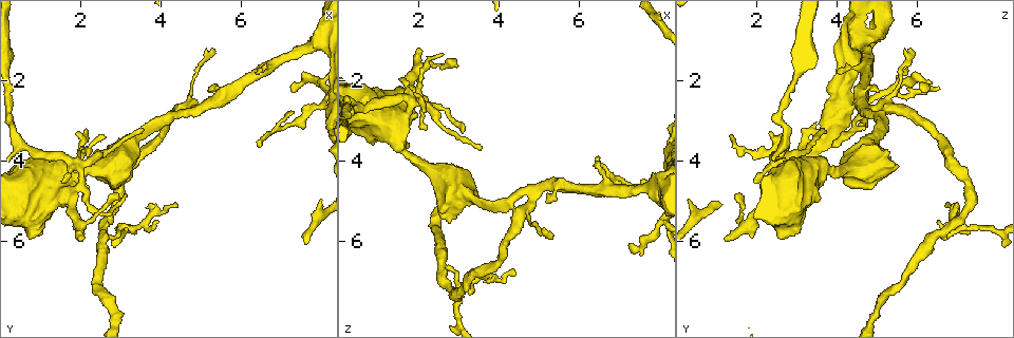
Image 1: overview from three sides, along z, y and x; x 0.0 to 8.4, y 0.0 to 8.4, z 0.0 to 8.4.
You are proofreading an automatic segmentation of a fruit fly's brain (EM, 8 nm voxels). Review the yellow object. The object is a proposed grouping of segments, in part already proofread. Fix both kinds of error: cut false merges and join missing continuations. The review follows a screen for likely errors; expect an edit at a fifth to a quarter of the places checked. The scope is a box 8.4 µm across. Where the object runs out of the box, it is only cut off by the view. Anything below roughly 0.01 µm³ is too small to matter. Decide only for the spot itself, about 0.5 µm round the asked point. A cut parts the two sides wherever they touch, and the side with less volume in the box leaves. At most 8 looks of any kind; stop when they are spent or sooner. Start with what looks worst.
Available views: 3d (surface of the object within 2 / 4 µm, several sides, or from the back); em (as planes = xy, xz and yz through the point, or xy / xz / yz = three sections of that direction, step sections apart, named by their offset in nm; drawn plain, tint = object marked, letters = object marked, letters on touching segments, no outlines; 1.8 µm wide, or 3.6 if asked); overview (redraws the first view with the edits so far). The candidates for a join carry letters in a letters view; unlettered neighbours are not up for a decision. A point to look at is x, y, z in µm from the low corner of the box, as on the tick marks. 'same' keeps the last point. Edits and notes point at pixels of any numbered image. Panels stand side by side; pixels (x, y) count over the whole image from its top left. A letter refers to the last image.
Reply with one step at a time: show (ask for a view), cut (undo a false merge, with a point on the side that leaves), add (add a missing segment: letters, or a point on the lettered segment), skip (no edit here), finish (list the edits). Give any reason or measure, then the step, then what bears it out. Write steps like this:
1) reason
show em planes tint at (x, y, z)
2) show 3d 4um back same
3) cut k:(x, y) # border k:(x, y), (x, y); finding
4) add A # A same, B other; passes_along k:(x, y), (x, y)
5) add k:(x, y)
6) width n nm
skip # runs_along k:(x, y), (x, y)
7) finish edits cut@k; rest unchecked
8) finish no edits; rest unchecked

sharp bend
show 3d 4um at (2.00, 4.05, 2.50)

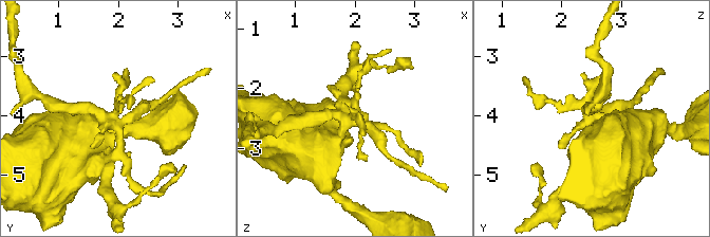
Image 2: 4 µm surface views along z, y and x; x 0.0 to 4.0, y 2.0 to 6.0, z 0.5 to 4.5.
show em planes tint at (1.95, 4.00, 2.55)

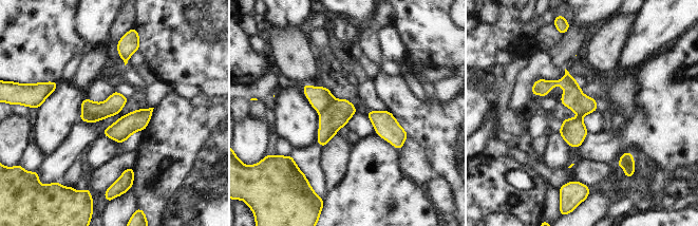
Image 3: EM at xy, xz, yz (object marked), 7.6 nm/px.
show em planes letters same

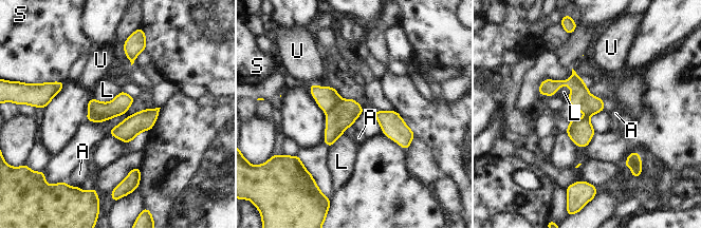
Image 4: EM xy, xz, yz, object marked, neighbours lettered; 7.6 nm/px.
cut 4:(91, 116) # A other, L other, S other, U other; border 4:(93, 99), (93, 112), (109, 118); a second neuron is stuck on

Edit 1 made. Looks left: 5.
see it whole again
show overview

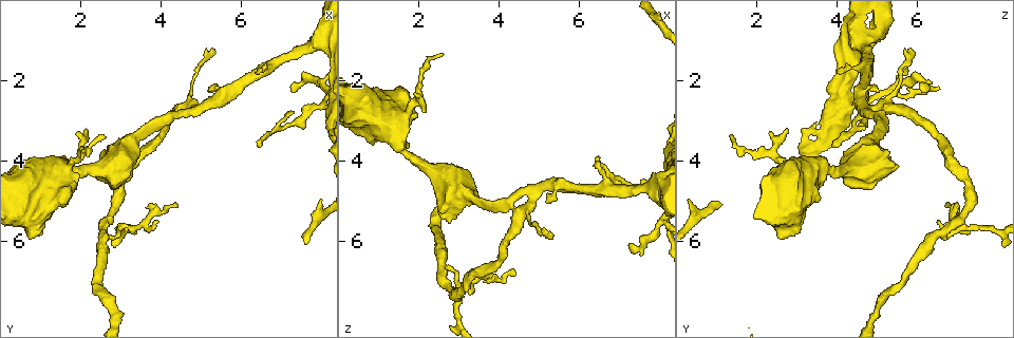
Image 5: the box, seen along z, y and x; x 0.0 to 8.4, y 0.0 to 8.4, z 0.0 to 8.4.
narrows sharply
show em planes plain at (4.15, 3.00, 5.00)

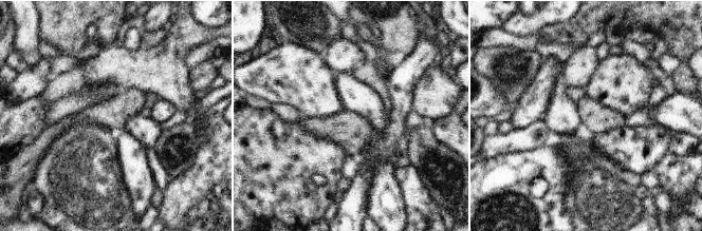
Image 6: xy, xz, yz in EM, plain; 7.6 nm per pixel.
show em planes letters same

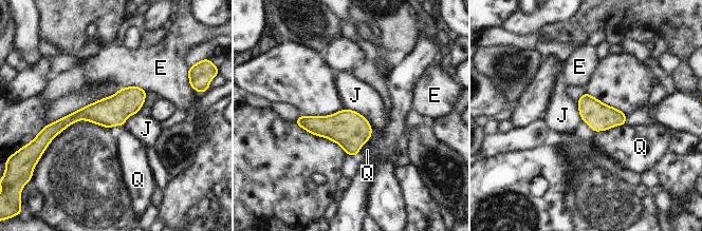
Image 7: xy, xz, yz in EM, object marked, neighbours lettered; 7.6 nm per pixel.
skip # E other, J other, Q other; runs_along 7:(143, 93), (52, 129); continuous, no second neuron

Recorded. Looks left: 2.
thin end
show em planes tint at (7.25, 2.20, 6.05)

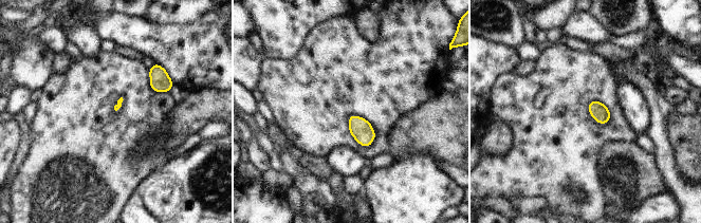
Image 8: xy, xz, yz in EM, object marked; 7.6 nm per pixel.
what lies round it
show em planes letters same

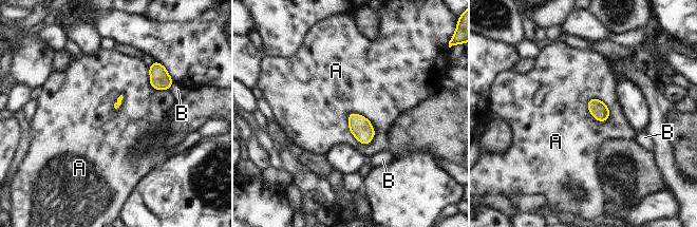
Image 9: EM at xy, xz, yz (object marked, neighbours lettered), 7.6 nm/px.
skip # A other, B other; border 9:(351, 112), (350, 132), (369, 144); no lettered segment goes on from it

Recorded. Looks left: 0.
finish edits cut@4; rest unchecked

